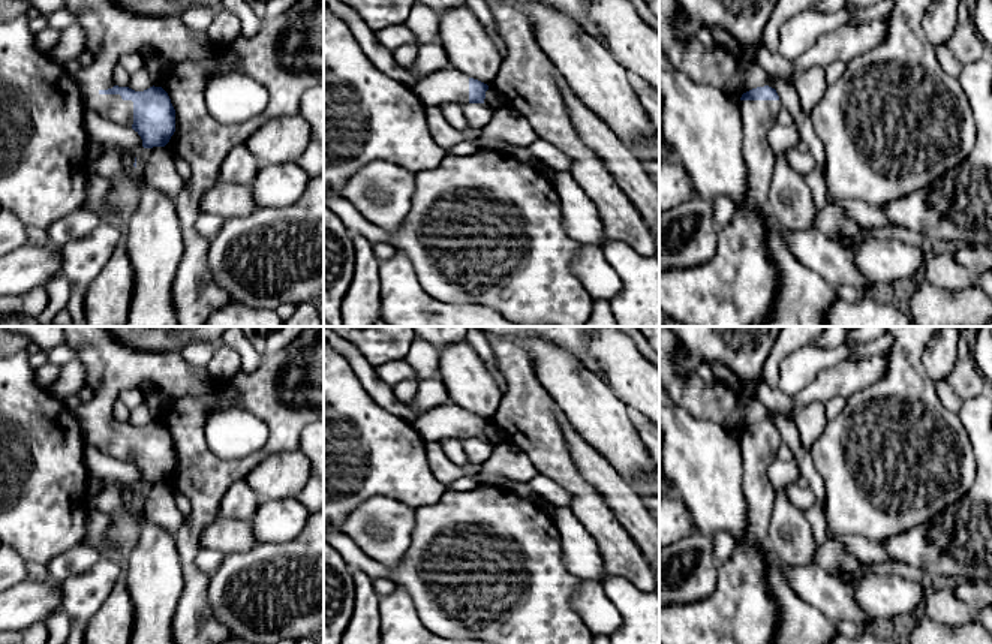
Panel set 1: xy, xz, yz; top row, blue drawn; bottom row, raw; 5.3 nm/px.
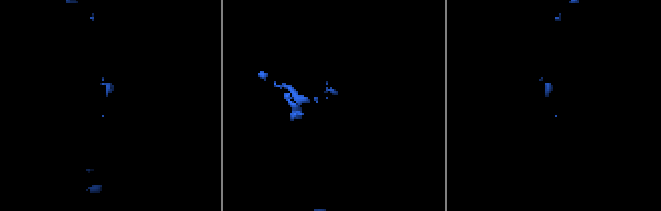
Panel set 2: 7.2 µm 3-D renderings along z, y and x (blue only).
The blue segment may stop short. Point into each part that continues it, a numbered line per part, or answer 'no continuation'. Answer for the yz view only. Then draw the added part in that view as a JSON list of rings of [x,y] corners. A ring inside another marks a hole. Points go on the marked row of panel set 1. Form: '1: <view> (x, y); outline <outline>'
1: yz (738, 288); outline [[[740,100],[746,193],[731,222],[718,229],[712,261],[691,268],[659,271],[659,309],[683,326],[754,326],[775,307],[778,270],[766,246],[766,214],[775,169],[767,135],[776,126],[781,100]]]

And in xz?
1: xz (448, 86); outline [[[453,66],[427,75],[412,88],[426,106],[469,103],[469,76]]]

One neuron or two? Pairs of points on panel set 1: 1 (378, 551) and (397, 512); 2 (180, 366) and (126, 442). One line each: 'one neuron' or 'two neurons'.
1: one neuron
2: one neuron

